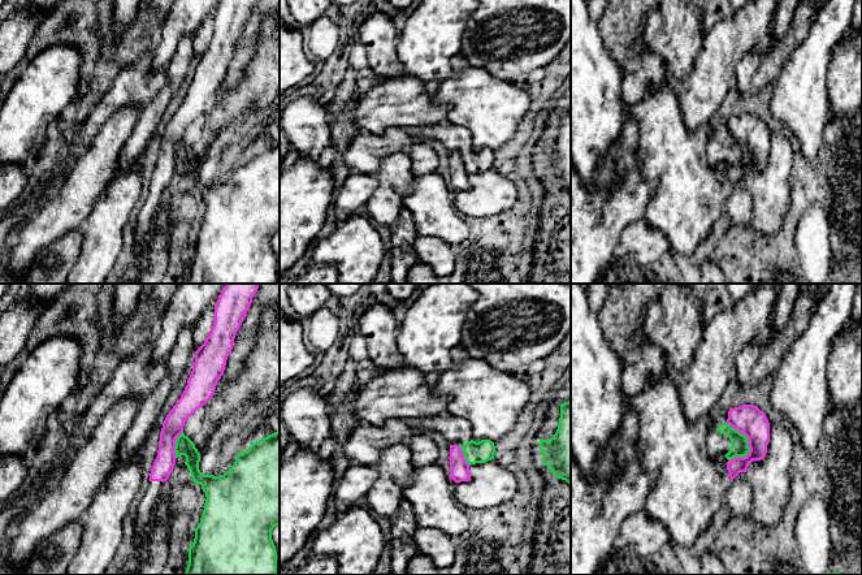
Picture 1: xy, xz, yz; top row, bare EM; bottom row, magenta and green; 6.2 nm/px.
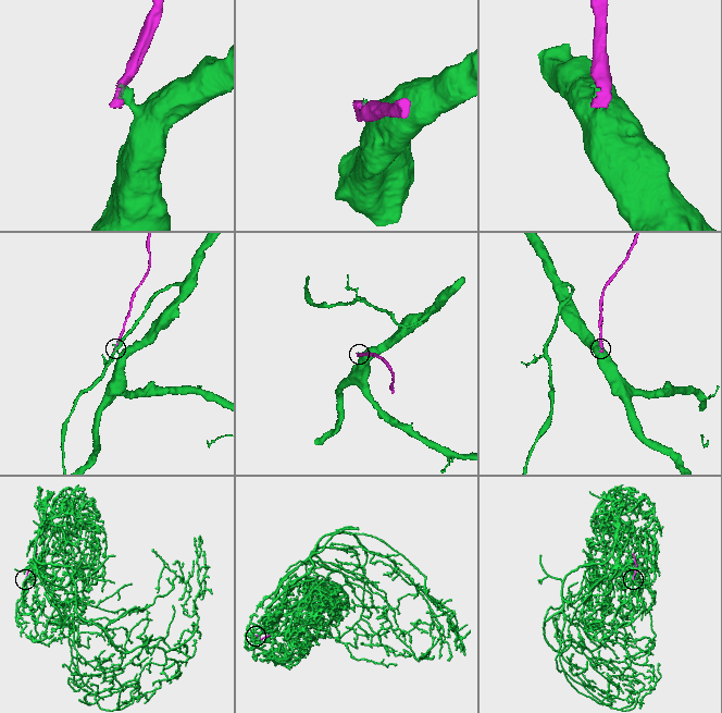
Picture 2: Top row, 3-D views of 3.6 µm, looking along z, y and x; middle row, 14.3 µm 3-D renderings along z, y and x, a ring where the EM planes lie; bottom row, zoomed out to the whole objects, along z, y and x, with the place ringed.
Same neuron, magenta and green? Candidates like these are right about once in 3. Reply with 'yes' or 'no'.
no

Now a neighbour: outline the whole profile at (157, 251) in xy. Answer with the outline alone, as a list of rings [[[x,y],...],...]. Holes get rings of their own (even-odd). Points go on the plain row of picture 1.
[[[185,164],[176,167],[174,177],[169,187],[163,193],[160,208],[152,224],[146,250],[146,269],[140,272],[137,265],[133,264],[118,284],[160,284],[163,280],[168,269],[170,238],[176,224],[172,220],[166,202],[169,196],[178,190],[182,181],[191,183],[185,170]]]

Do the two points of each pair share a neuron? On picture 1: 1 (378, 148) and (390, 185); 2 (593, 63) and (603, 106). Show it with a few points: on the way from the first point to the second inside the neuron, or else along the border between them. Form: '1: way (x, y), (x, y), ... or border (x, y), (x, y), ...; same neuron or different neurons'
1: way (386, 158), (390, 164), (390, 176); same neuron
2: way (593, 73), (593, 95); same neuron

